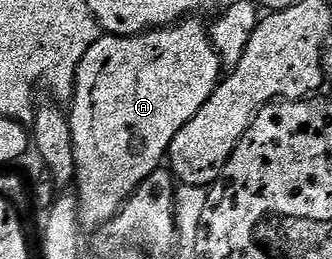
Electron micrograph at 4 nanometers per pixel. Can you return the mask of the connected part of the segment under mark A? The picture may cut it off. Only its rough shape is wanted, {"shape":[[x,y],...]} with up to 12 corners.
{"shape":[[190,17],[105,33],[67,111],[82,232],[166,162],[223,78]]}

